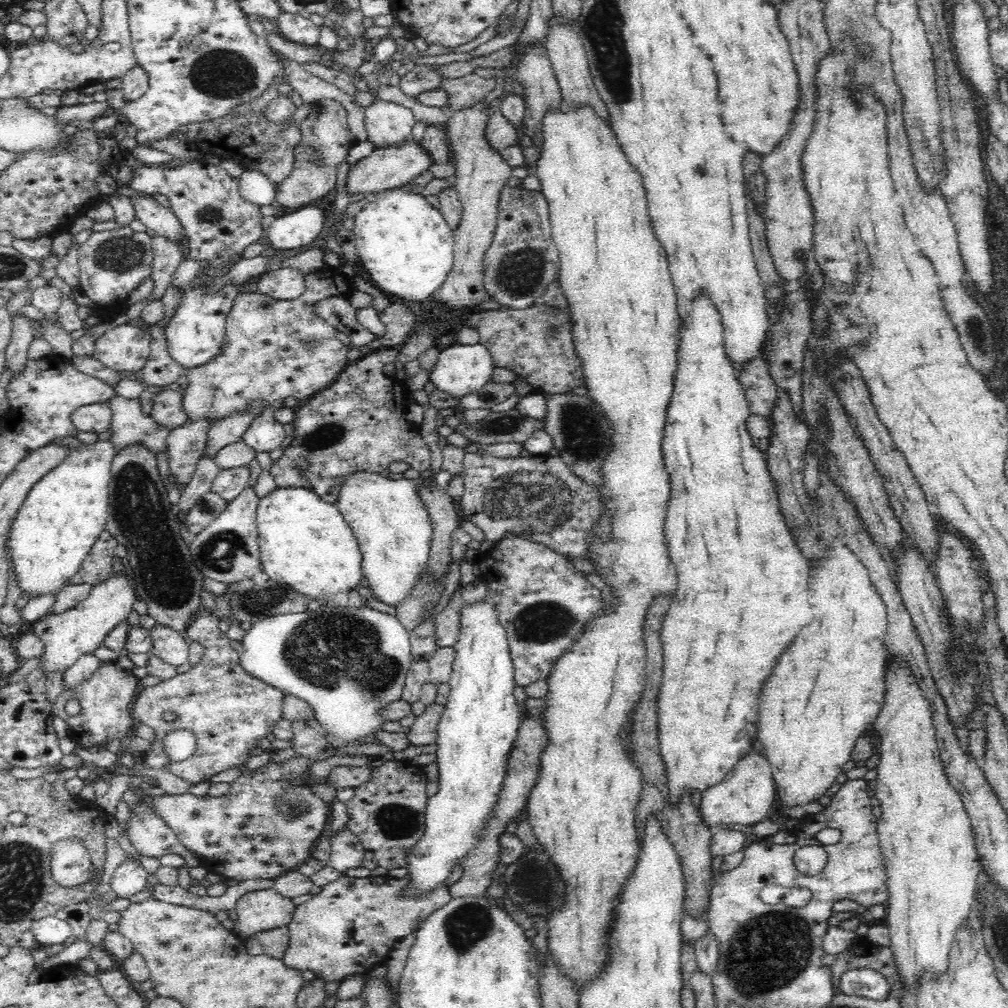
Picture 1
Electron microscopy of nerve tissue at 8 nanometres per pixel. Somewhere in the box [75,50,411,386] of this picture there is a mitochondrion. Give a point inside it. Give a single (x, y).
(119, 253)

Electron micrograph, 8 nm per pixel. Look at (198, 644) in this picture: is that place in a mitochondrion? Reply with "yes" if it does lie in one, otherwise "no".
no

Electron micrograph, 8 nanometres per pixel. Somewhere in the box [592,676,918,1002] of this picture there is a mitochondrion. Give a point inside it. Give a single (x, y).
(769, 952)

